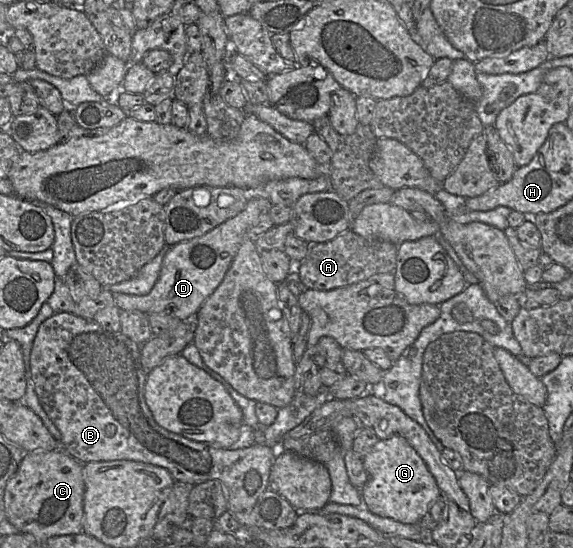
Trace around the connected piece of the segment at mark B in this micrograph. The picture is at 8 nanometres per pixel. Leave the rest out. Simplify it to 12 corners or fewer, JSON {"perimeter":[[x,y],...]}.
{"perimeter":[[54,313],[30,353],[61,448],[220,480],[242,532],[277,447],[161,427],[141,345]]}

